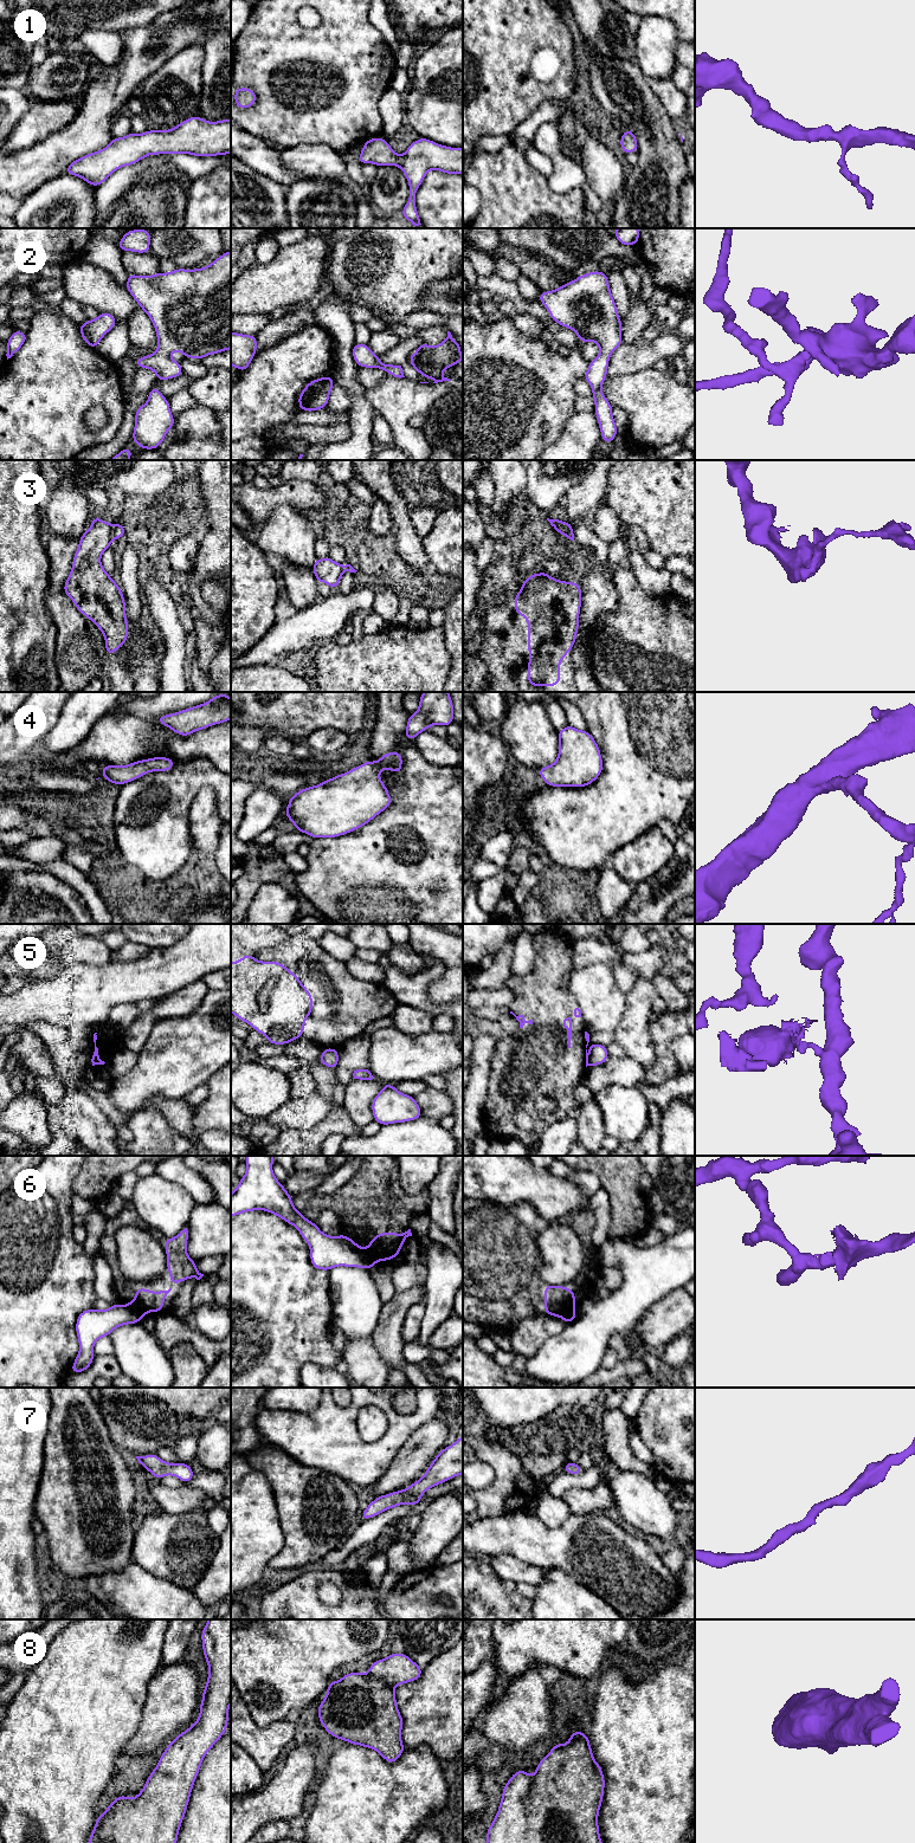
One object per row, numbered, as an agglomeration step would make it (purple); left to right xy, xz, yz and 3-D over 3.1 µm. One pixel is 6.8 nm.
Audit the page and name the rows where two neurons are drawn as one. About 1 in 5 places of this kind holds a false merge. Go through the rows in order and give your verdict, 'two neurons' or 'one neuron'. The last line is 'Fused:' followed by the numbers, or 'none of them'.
1: one neuron
2: one neuron
3: two neurons
4: one neuron
5: two neurons
6: two neurons
7: one neuron
8: one neuron
Fused: 3, 5, 6

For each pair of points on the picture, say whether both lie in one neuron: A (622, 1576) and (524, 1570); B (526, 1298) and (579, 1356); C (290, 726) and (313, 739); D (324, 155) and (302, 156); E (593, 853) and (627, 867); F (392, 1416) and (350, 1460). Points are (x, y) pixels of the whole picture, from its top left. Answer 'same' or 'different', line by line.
A: different
B: different
C: different
D: same
E: different
F: same

